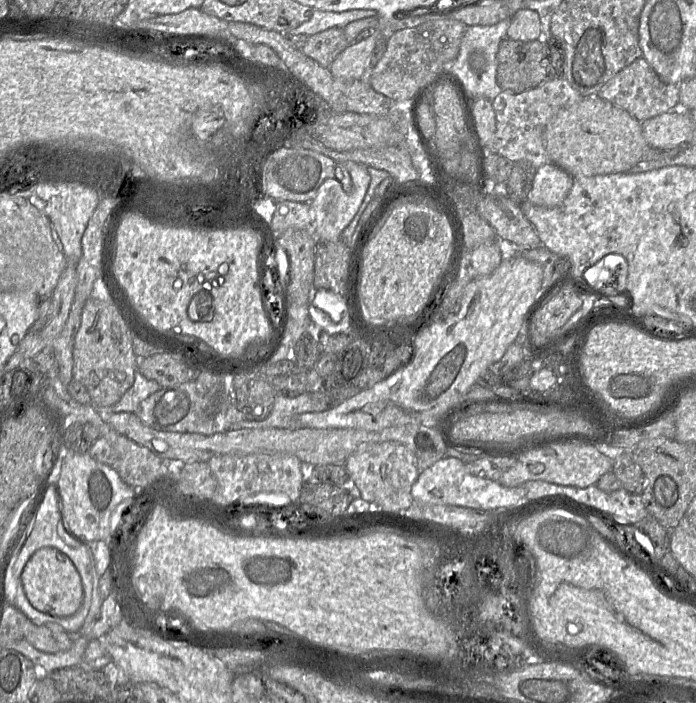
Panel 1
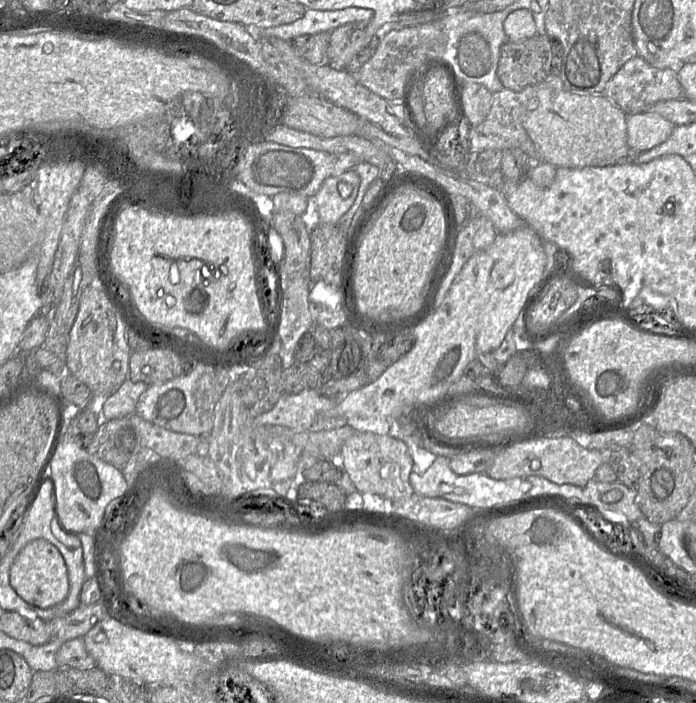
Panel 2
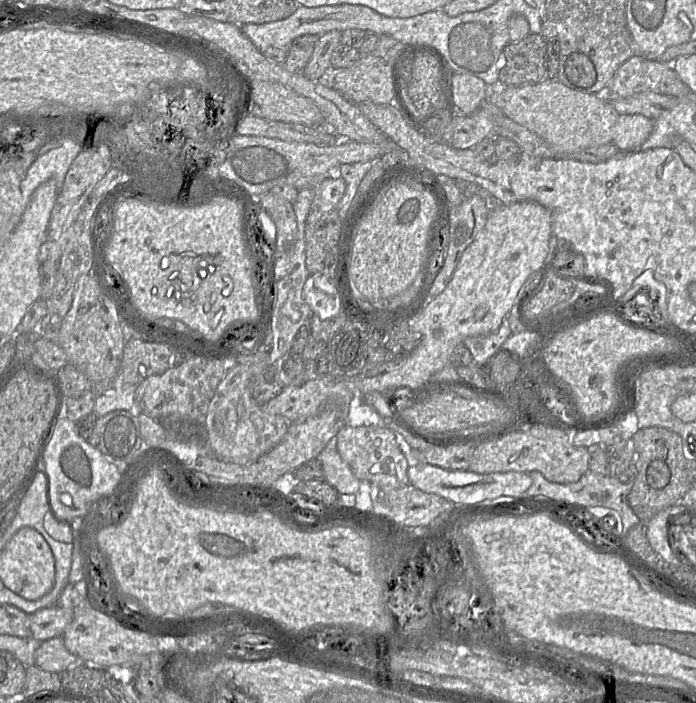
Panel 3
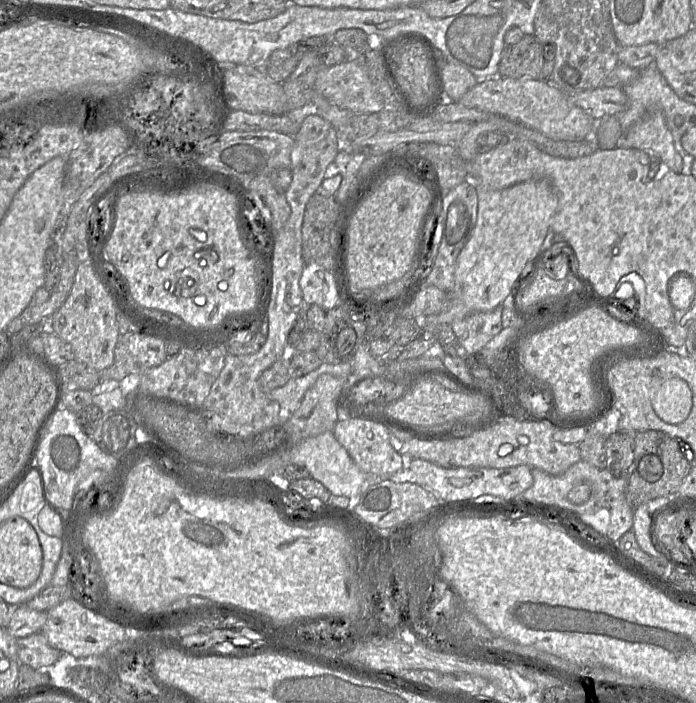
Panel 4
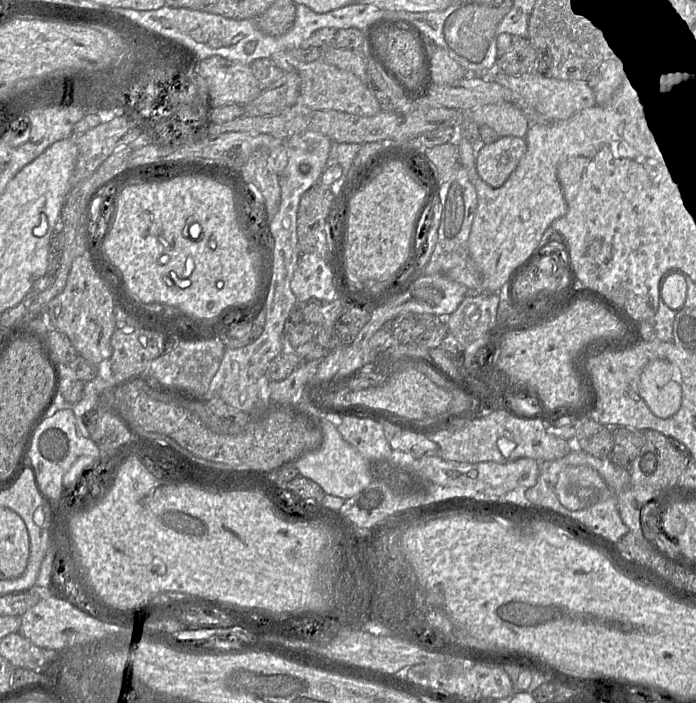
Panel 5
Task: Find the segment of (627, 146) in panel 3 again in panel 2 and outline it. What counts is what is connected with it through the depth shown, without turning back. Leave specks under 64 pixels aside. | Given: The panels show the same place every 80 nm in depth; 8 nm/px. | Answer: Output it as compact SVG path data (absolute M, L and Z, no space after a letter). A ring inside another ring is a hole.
M654 112L627 115L627 145L631 151L646 151L666 141L675 125Z

